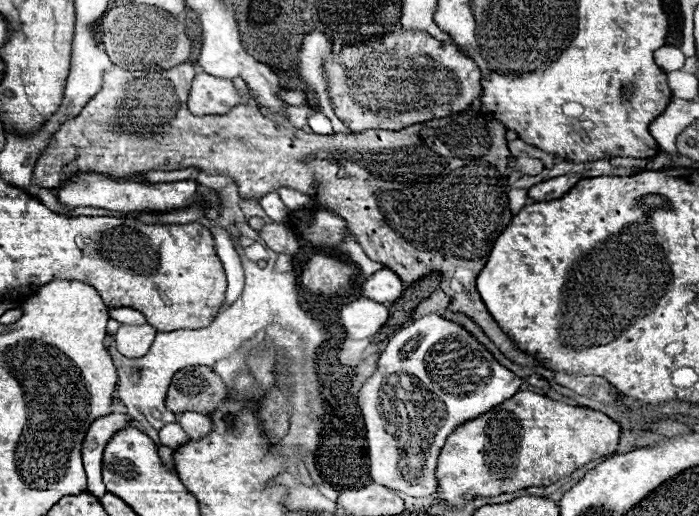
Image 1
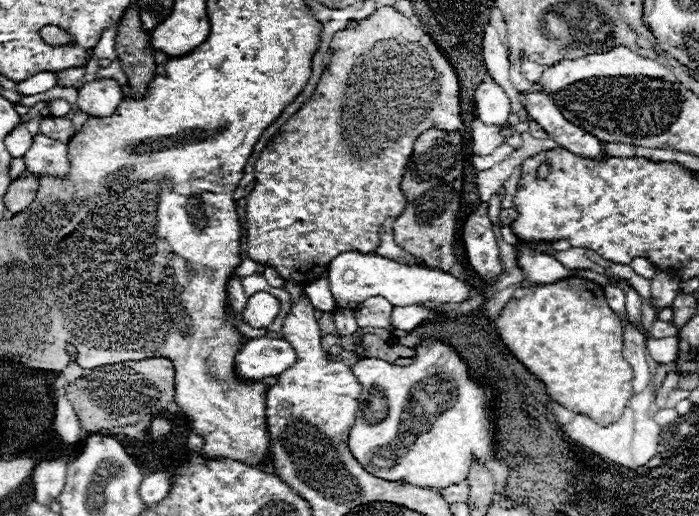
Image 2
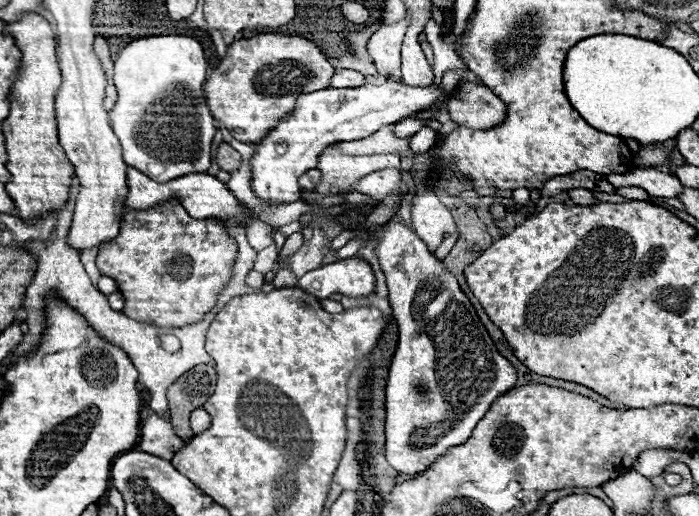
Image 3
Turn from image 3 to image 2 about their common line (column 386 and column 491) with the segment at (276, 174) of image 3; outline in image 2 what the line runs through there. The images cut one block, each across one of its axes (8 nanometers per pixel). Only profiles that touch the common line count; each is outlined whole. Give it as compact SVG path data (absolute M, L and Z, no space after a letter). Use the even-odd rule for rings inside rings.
M482 82L476 88L474 104L476 104L478 118L484 124L504 126L508 122L508 116L510 116L510 100L508 100L506 92L502 90L502 86L498 86L494 82Z

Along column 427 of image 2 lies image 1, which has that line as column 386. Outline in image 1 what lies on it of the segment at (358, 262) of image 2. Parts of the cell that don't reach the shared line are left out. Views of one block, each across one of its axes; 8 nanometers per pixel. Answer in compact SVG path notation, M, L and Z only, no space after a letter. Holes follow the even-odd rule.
M382 268L374 272L364 284L362 284L362 296L374 298L374 302L394 302L402 296L404 282L388 268Z

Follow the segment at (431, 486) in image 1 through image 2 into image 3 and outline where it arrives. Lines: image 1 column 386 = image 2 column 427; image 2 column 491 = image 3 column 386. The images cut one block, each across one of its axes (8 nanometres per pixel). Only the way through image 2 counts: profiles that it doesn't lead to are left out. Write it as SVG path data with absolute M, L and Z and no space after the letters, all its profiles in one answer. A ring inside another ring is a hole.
M394 214L386 224L370 228L366 234L372 240L378 238L374 254L386 274L392 314L400 328L398 348L386 384L386 460L396 472L416 476L448 448L470 438L492 402L516 386L516 368L498 352L456 278L448 272L442 260L430 254L428 246L412 228Z

